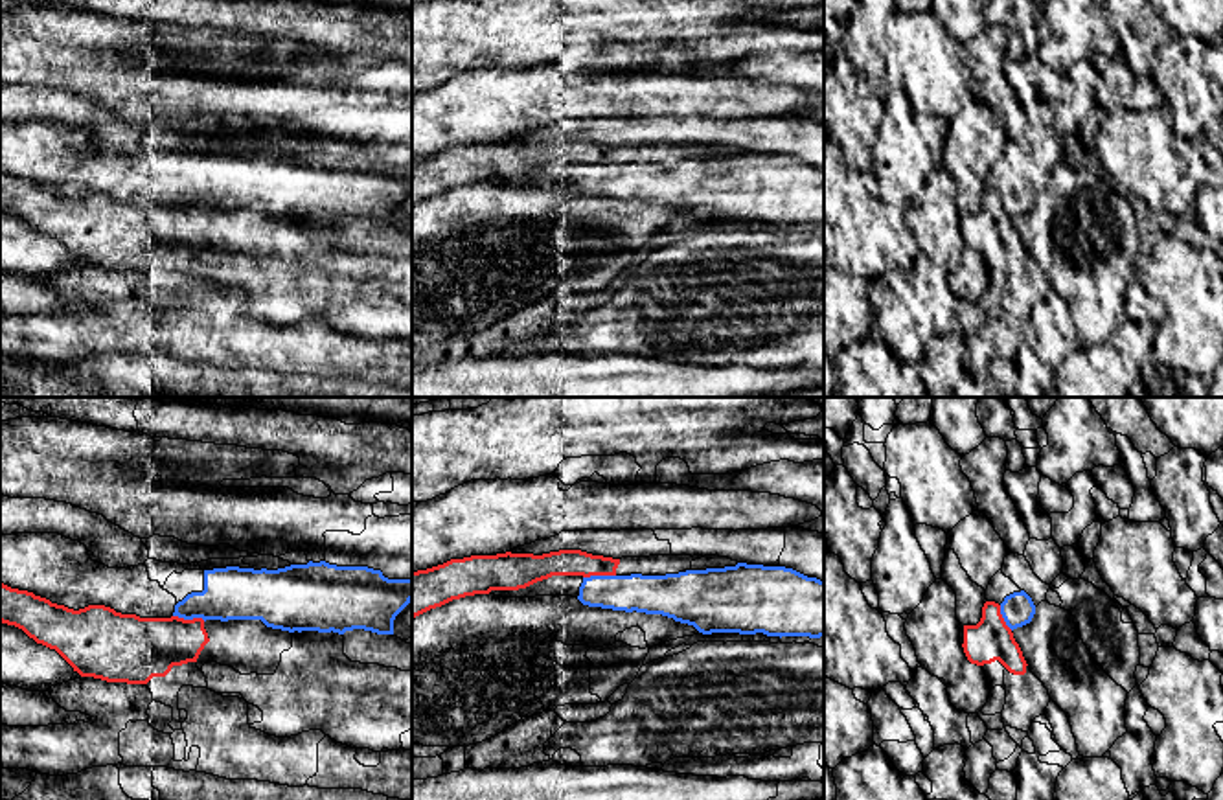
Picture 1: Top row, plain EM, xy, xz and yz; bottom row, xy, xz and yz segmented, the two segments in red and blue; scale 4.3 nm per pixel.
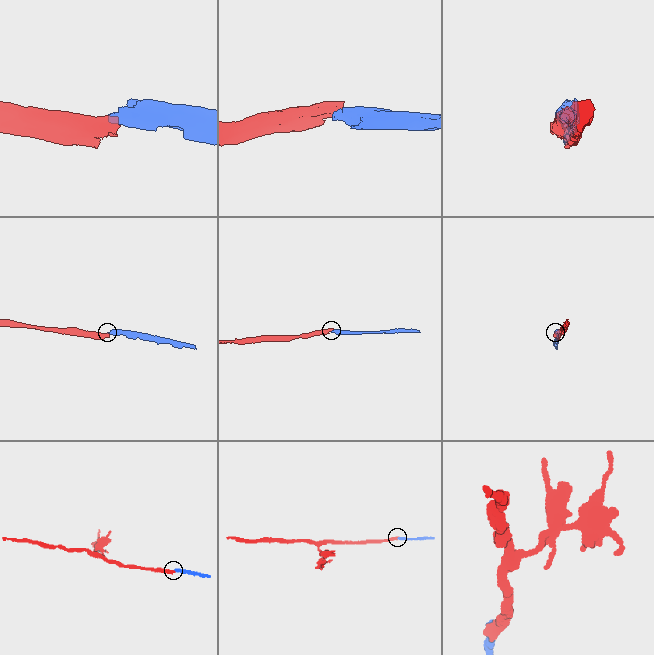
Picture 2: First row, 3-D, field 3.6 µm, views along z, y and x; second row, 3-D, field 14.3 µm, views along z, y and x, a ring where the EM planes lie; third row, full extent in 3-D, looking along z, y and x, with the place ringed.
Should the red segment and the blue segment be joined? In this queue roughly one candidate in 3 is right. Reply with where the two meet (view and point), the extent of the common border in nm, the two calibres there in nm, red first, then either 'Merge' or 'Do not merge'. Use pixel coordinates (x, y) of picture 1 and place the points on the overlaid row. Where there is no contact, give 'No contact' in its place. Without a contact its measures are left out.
Touches red at xz (598, 574). Shared border 140 nm. Thickness 110 nm (red) against 170 nm. Do not merge

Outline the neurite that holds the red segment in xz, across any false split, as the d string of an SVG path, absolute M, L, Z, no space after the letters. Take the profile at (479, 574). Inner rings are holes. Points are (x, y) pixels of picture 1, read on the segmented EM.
M559 550L543 555L533 554L497 554L497 555L471 555L463 559L451 559L443 565L412 572L412 618L441 607L452 600L474 594L489 594L491 590L519 590L552 576L666 576L686 570L706 570L736 566L737 561L719 555L649 555L649 557L603 557L581 550Z

